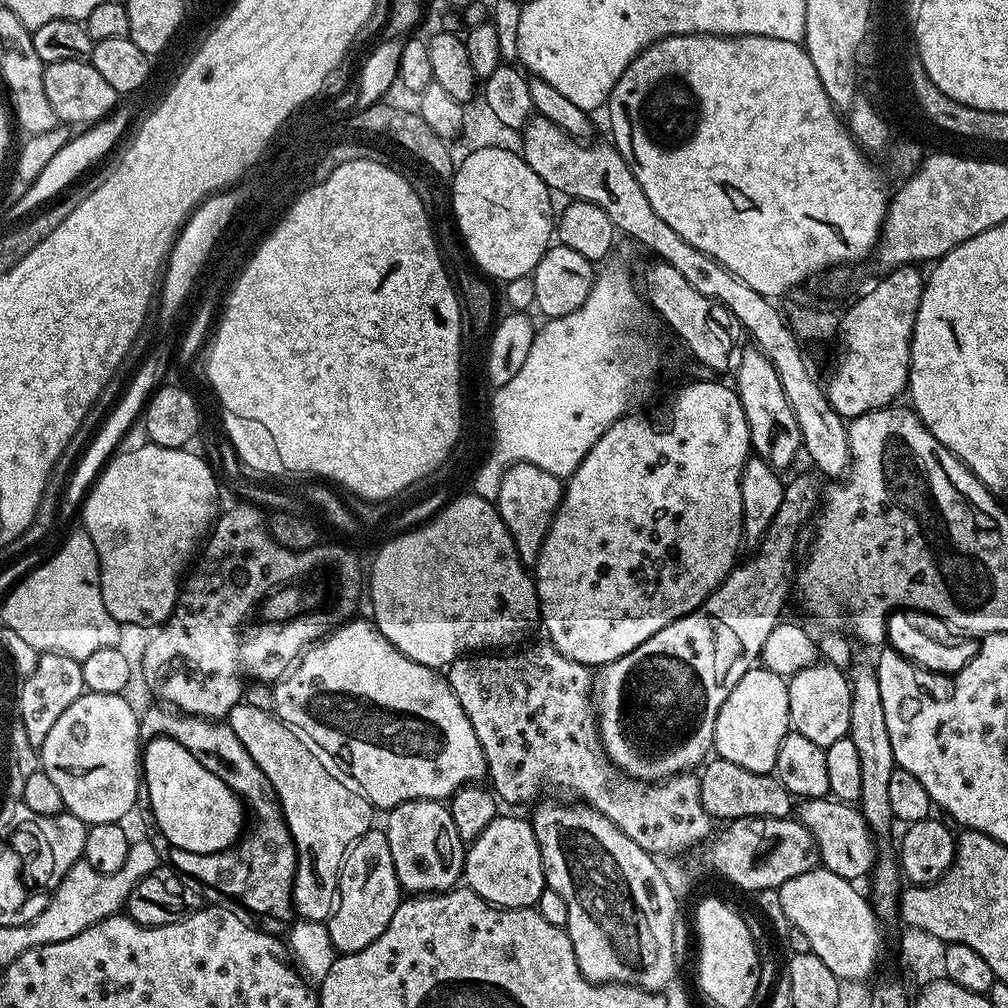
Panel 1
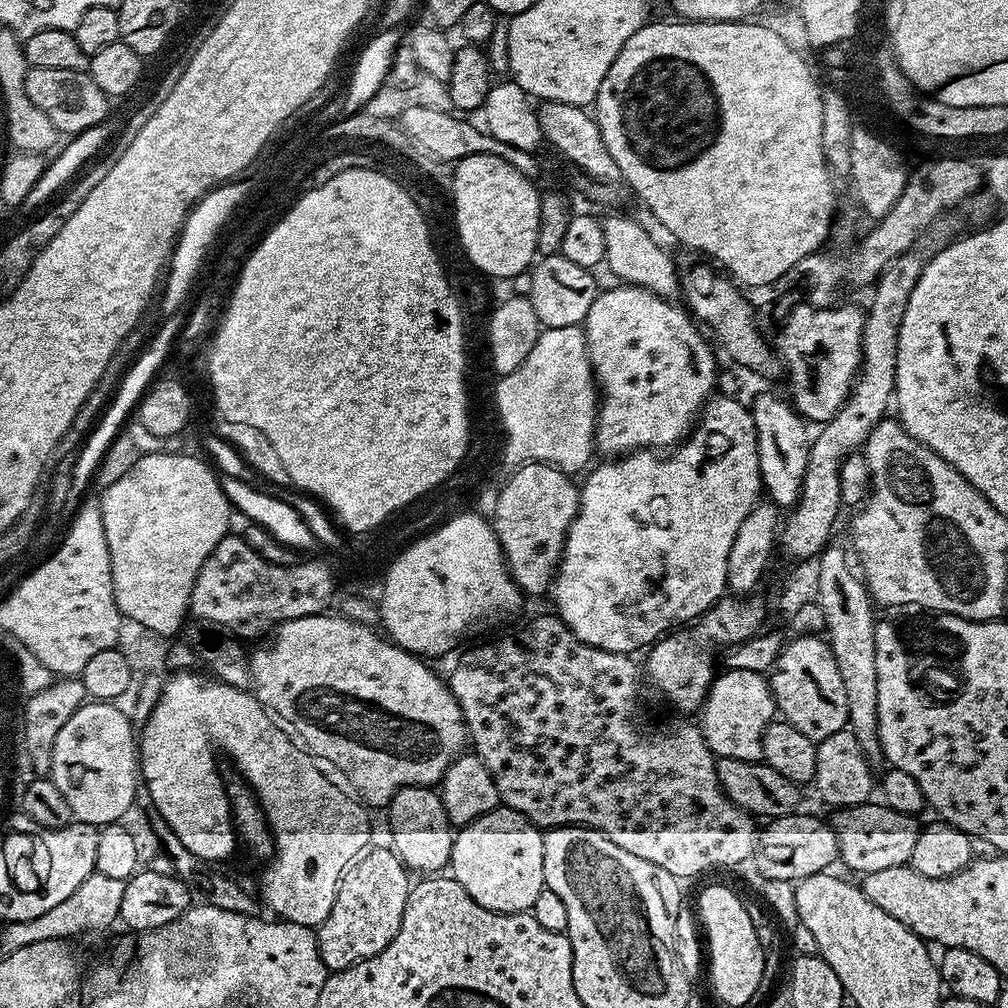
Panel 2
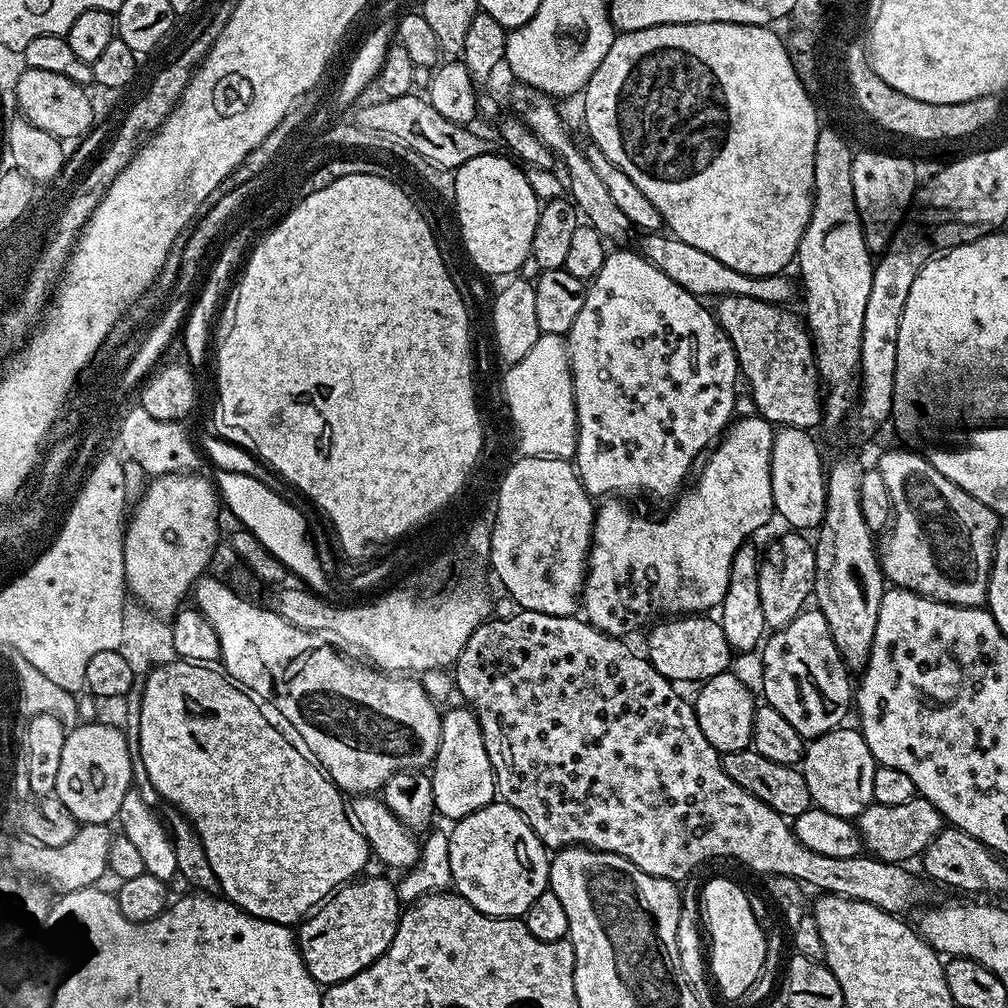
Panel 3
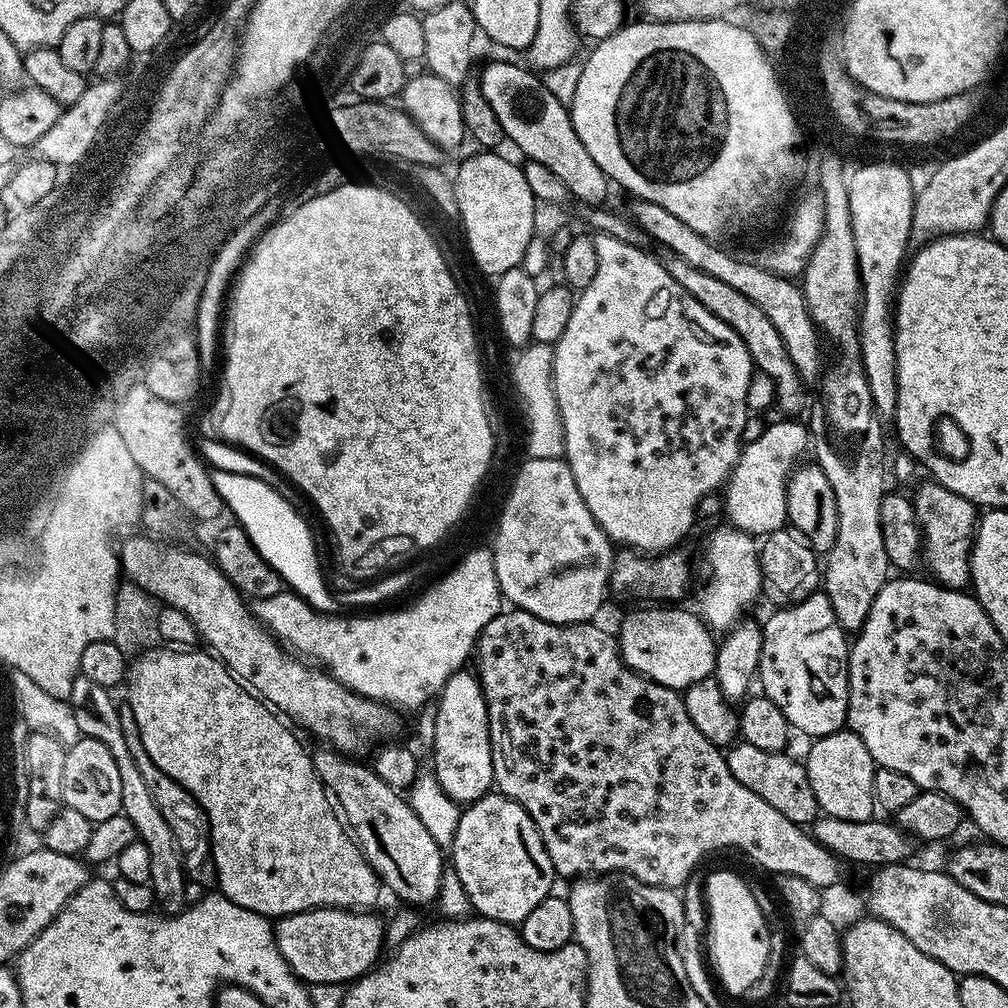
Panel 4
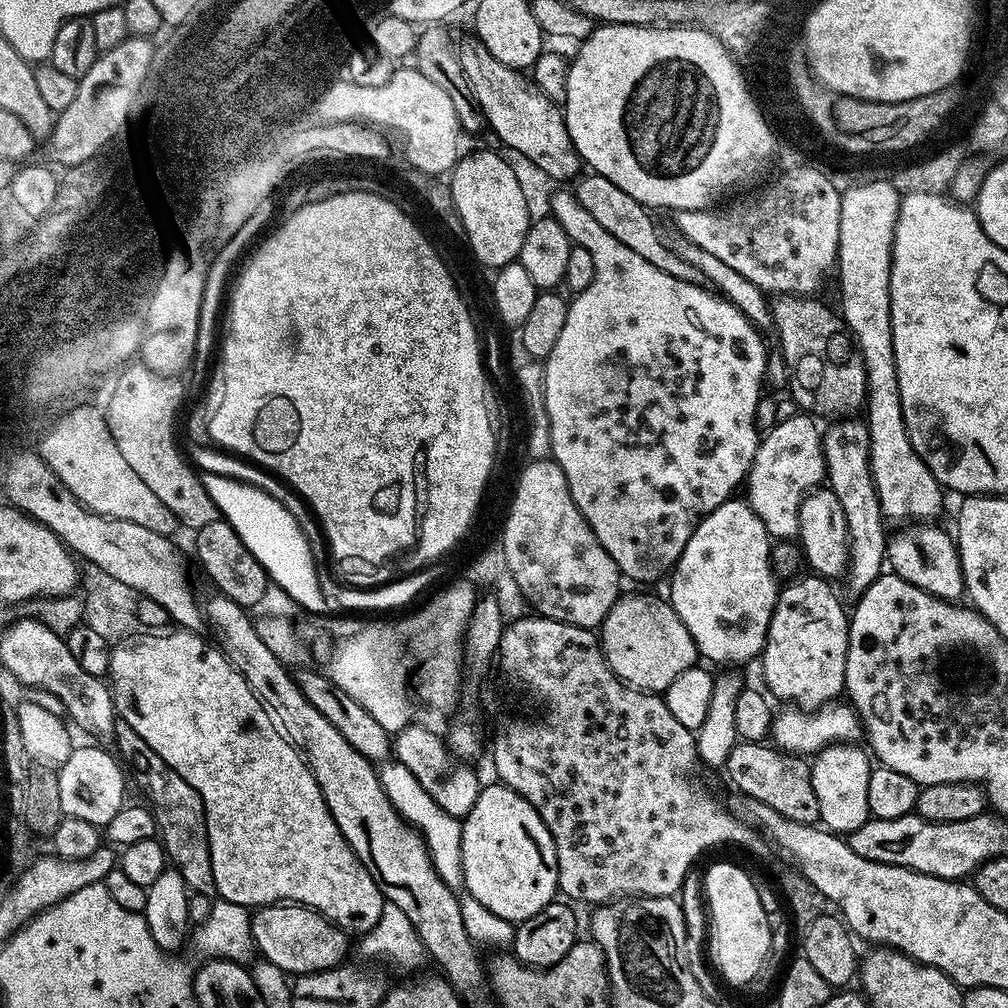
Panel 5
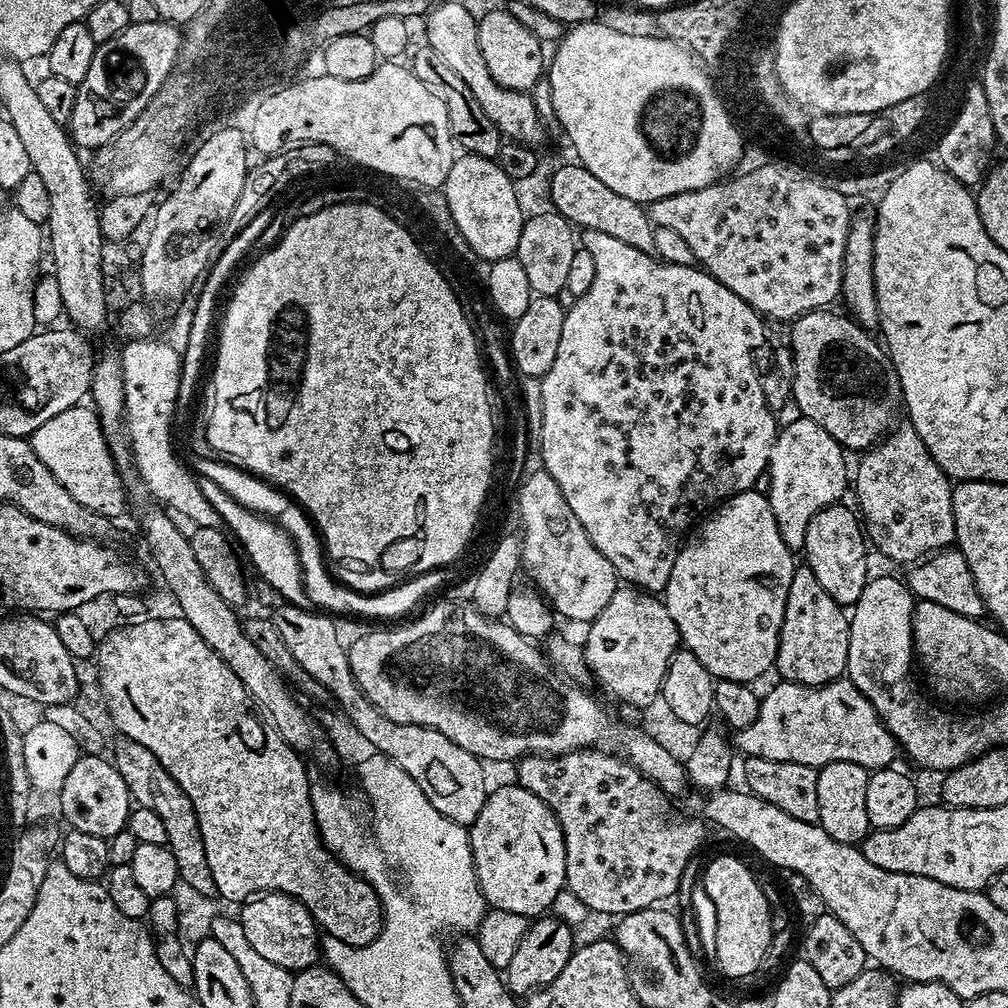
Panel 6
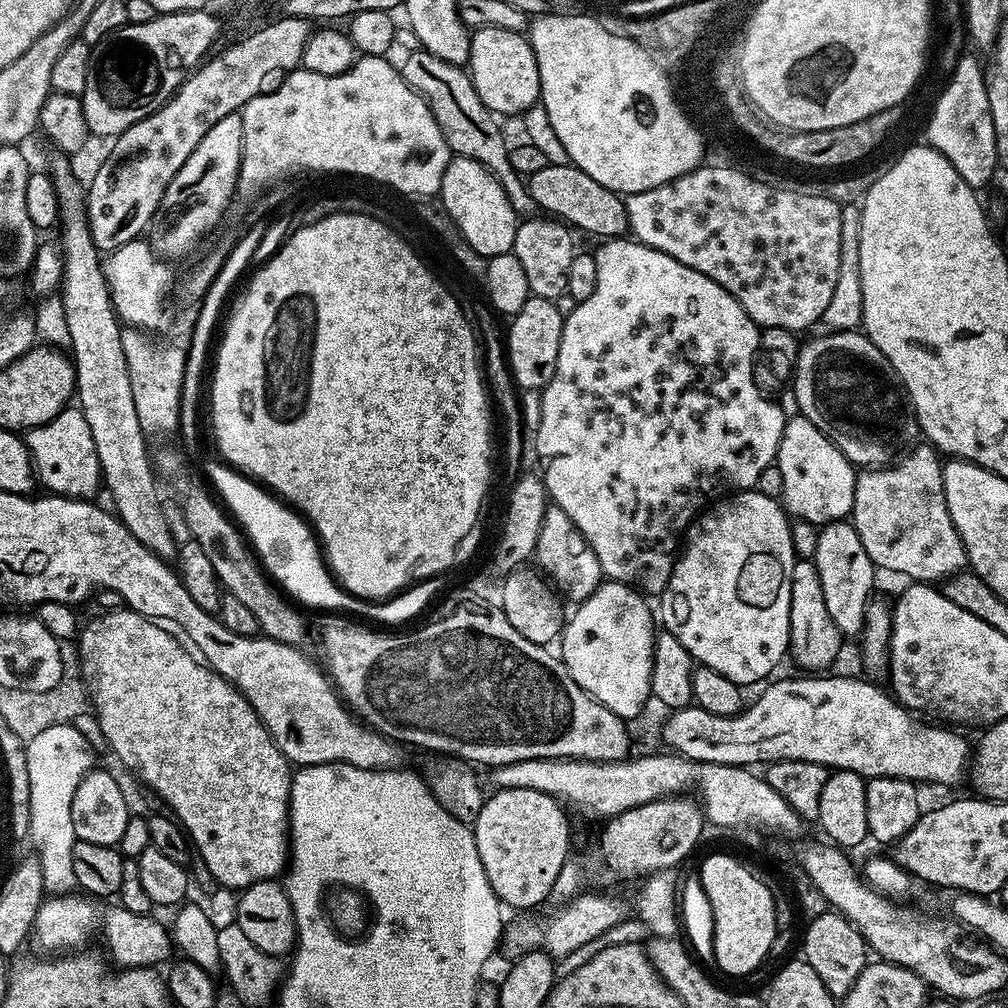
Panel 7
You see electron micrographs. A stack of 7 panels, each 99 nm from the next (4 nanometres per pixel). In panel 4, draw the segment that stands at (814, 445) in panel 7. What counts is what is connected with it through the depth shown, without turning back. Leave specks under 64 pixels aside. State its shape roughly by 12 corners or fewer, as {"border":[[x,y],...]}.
{"border":[[796,418],[741,447],[727,523],[764,538],[789,523],[788,478],[810,448]]}

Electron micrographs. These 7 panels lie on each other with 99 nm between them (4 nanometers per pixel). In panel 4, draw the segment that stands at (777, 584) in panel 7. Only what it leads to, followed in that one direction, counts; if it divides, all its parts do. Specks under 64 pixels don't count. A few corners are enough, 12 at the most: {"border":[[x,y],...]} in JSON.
{"border":[[723,527],[704,548],[700,619],[716,634],[762,596],[757,541]]}

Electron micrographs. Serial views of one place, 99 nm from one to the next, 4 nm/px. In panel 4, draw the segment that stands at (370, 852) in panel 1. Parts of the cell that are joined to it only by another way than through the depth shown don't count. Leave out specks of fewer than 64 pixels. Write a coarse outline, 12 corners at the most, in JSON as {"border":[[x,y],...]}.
{"border":[[313,908],[274,924],[305,985],[348,986],[373,971],[385,921]]}

